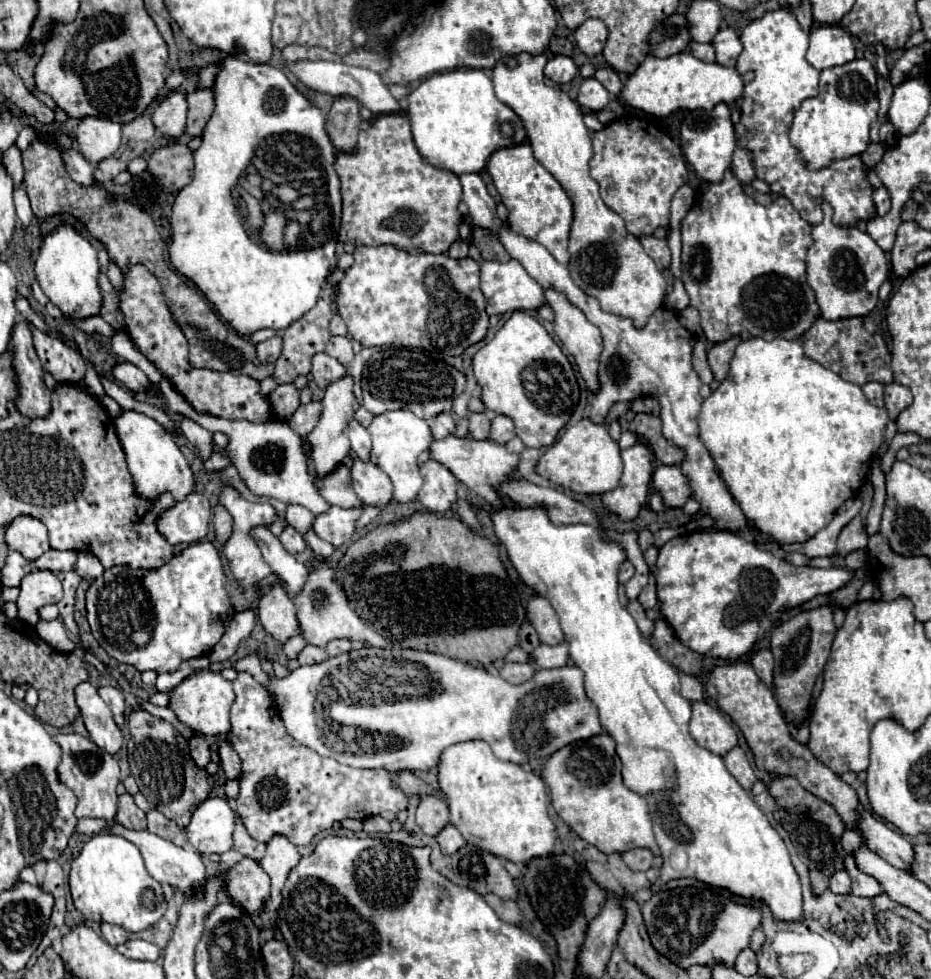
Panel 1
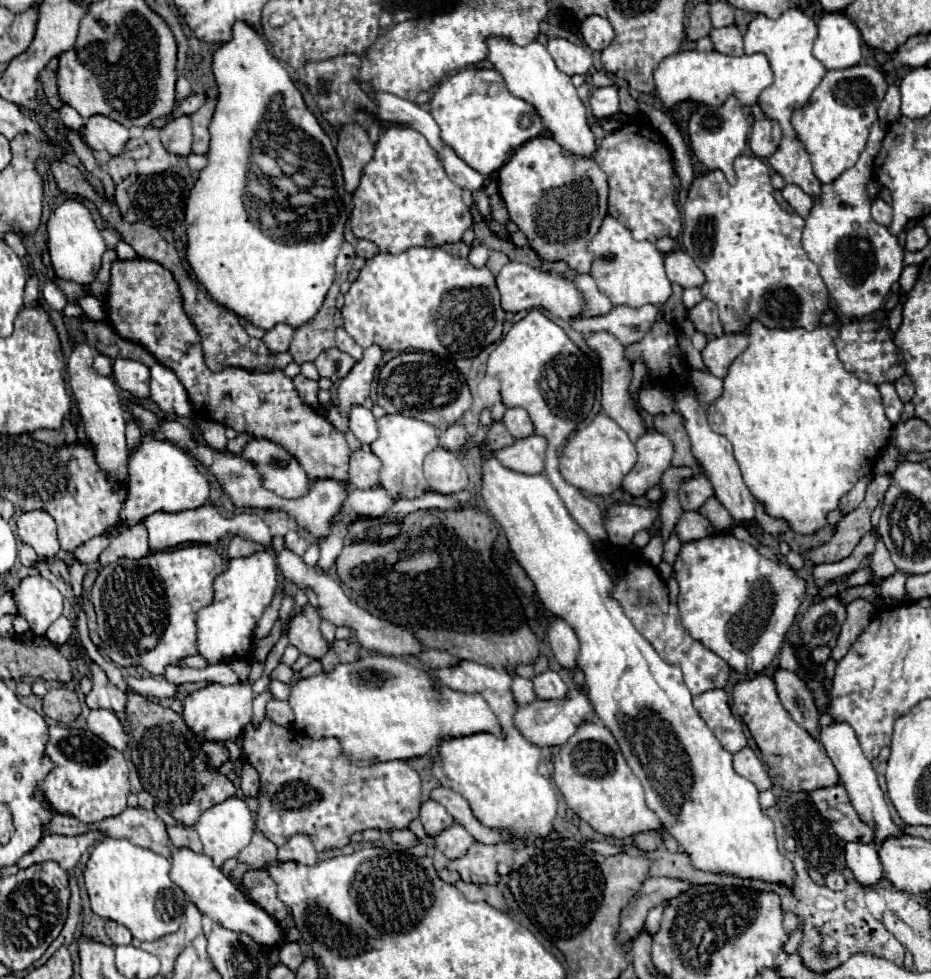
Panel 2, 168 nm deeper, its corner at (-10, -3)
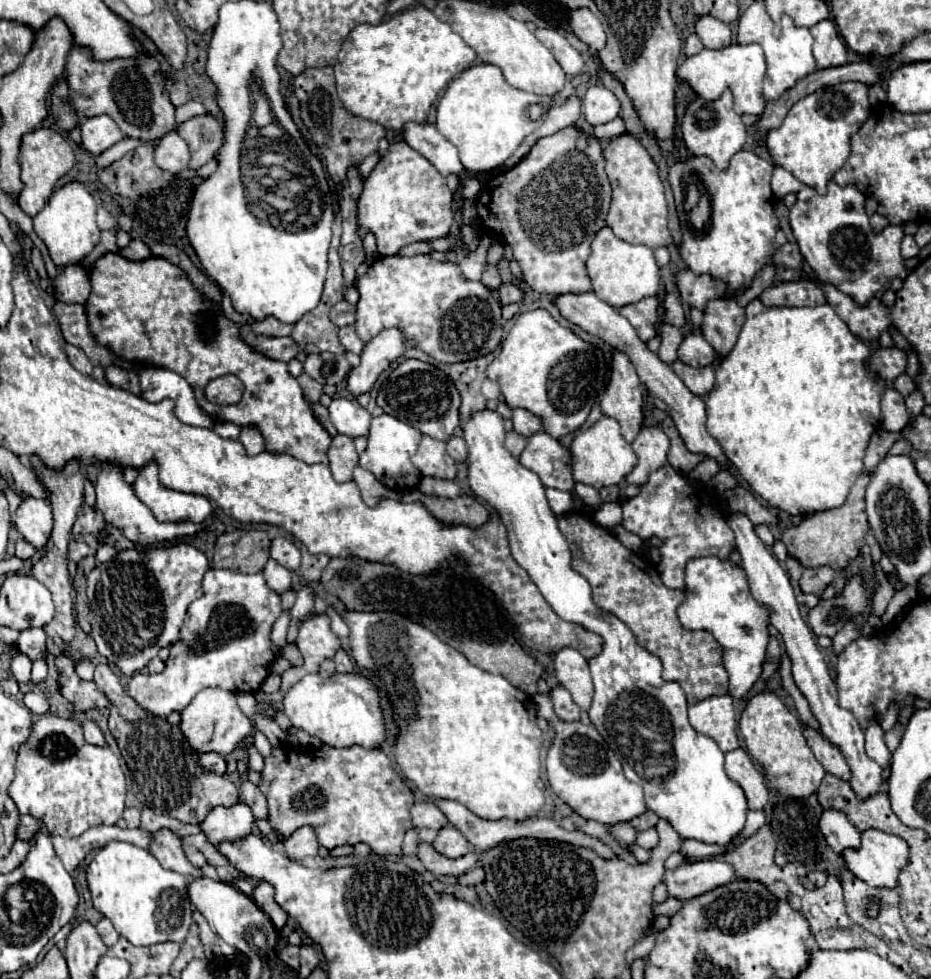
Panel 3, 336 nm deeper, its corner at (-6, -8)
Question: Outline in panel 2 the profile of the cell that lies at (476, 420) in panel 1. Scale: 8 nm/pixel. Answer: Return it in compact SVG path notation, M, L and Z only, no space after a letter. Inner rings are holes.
M496 422L494 426L492 426L492 430L488 432L488 436L486 436L486 442L488 442L488 446L490 446L490 450L500 450L500 448L506 448L506 446L510 446L510 444L514 444L514 438L510 436L510 432L506 430L506 426L502 424L502 422Z

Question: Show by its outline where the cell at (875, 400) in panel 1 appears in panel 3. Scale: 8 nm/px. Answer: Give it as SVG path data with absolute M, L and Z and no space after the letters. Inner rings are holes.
M886 387L882 391L882 417L880 427L884 431L902 431L908 423L910 415L904 407L902 395L894 387Z

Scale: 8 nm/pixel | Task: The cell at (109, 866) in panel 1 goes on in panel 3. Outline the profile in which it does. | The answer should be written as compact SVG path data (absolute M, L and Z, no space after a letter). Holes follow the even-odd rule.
M110 841L90 861L86 881L94 909L110 919L114 929L132 945L184 941L192 923L192 905L186 895L188 879L176 871L164 869L146 849Z

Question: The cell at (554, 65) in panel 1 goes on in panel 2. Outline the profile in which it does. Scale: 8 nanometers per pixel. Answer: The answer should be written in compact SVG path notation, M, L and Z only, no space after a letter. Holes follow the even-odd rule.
M548 38L546 48L552 54L556 66L562 72L566 72L568 76L588 74L588 70L592 66L592 54L586 48L576 46L572 42L568 42L566 38Z

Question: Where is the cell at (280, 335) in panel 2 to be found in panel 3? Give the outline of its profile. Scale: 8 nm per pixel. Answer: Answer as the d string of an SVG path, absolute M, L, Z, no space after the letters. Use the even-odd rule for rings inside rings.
M266 317L264 321L254 321L252 331L256 335L266 335L266 337L288 337L292 333L292 325L280 323L274 317Z

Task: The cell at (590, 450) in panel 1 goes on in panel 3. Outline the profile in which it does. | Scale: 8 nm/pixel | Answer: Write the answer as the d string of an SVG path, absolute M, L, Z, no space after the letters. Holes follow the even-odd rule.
M606 415L586 431L578 433L568 449L570 449L570 469L572 469L574 481L590 485L594 489L602 489L606 485L616 485L624 481L624 477L636 465L632 445L622 437L618 421Z

